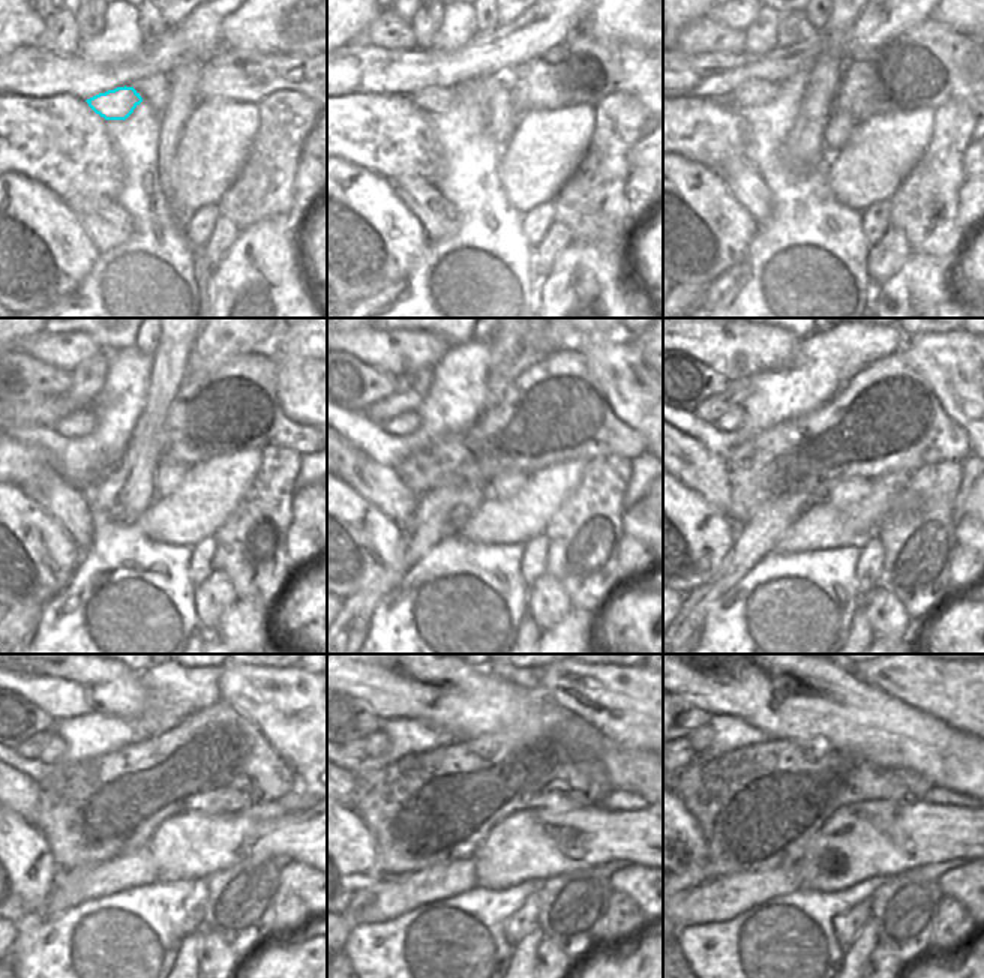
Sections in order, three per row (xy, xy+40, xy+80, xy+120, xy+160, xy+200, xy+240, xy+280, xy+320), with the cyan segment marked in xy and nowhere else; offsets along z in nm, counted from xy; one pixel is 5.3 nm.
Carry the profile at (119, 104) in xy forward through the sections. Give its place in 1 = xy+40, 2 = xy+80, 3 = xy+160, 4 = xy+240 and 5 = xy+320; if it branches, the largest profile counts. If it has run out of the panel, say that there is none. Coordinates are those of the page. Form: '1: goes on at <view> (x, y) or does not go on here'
1: goes on at xy+40 (432, 101)
2: goes on at xy+80 (753, 92)
3: goes on at xy+160 (407, 423)
4: goes on at xy+240 (53, 753)
5: goes on at xy+320 (701, 738)

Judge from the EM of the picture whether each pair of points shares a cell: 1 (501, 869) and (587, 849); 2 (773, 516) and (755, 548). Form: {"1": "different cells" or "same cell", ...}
{"1": "same cell", "2": "same cell"}

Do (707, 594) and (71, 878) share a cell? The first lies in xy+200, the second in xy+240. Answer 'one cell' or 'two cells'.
one cell

